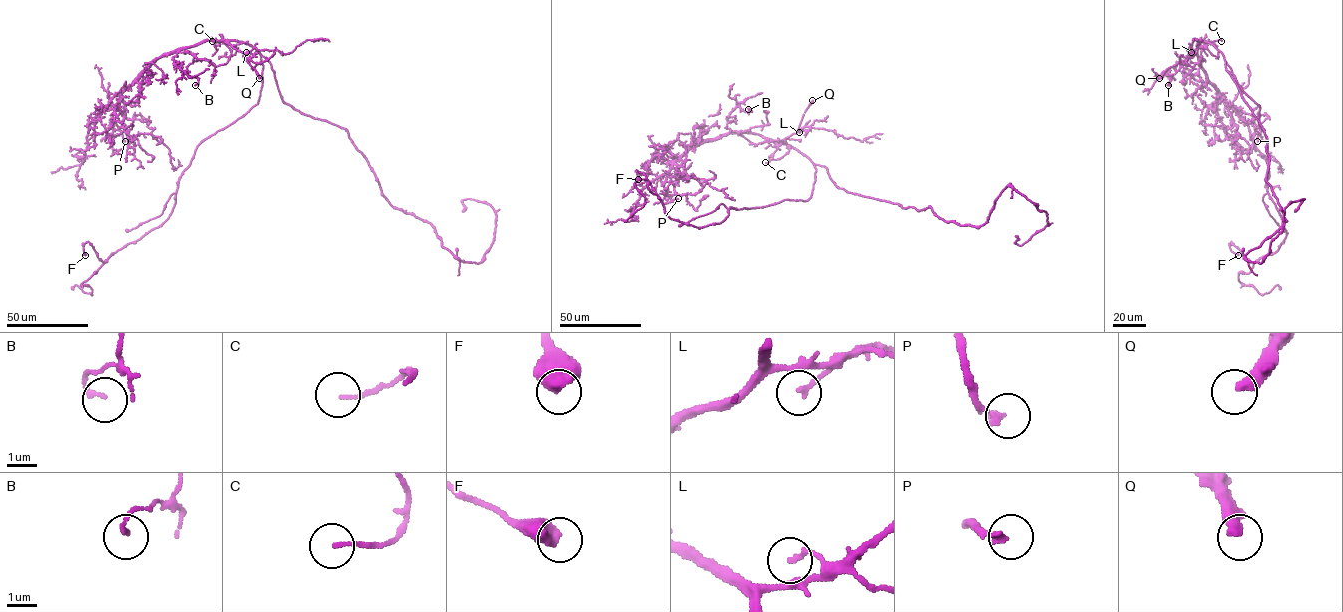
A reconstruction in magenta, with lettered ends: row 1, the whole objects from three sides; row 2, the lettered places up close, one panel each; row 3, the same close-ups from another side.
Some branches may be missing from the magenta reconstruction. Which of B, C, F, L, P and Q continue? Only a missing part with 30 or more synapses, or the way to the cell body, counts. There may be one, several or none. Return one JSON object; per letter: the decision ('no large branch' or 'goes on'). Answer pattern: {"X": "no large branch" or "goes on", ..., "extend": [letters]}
{"B": "no large branch", "C": "no large branch", "F": "no large branch", "L": "no large branch", "P": "goes on", "Q": "goes on", "extend": ["P", "Q"]}

